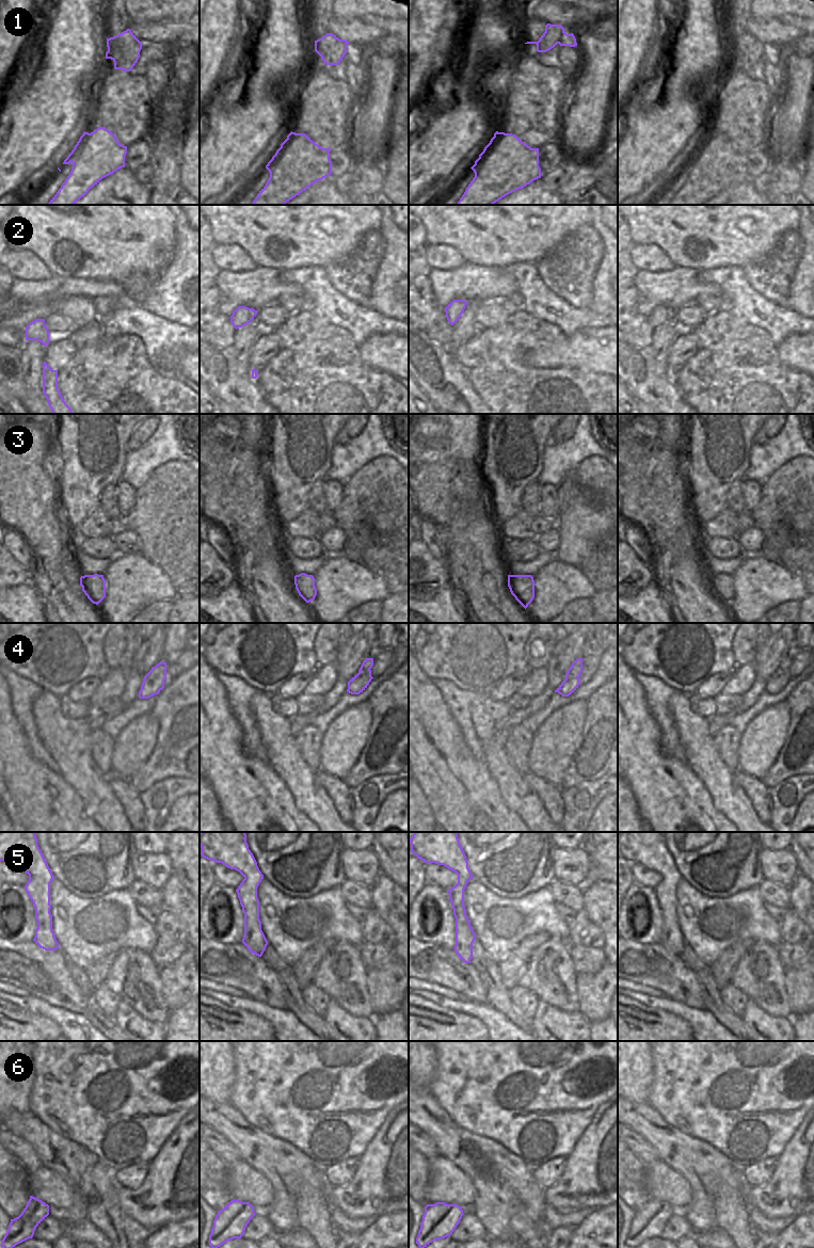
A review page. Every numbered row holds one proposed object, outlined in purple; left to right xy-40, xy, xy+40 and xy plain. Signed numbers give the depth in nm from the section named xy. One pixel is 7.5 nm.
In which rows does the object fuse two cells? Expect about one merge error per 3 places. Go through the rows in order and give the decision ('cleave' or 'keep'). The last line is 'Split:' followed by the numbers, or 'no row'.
1: cleave
2: keep
3: keep
4: keep
5: keep
6: keep
Split: 1

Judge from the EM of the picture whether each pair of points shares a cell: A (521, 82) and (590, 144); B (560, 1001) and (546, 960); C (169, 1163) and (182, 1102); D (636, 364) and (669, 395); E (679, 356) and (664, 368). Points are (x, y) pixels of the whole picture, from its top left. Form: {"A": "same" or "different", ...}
{"A": "different", "B": "same", "C": "different", "D": "same", "E": "different"}

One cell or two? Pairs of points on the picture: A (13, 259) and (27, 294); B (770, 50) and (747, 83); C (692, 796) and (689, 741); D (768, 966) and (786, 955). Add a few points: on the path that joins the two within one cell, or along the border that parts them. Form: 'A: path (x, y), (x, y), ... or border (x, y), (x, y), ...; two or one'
A: border (13, 277), (47, 280); two
B: border (755, 65), (763, 66), (769, 73); two
C: border (684, 761), (706, 790); two
D: border (777, 946), (777, 955), (786, 969); two

